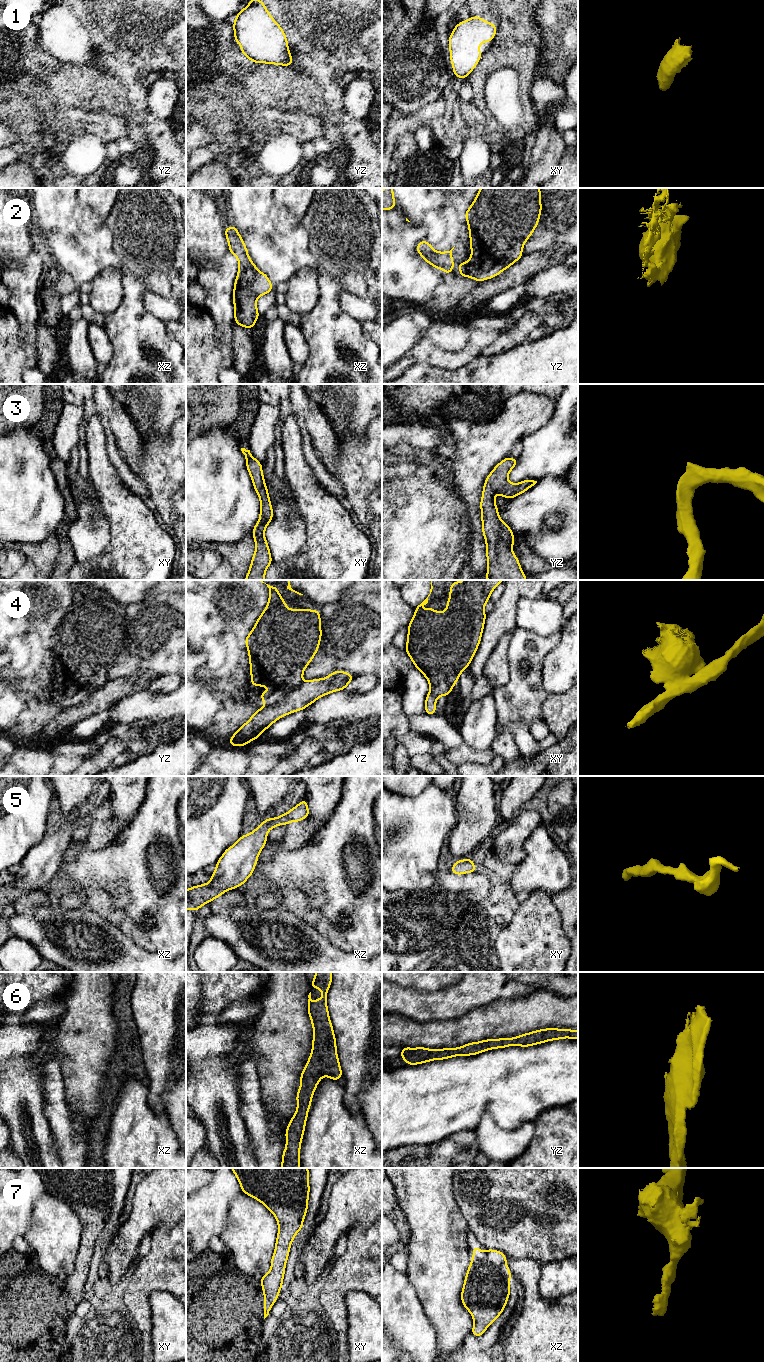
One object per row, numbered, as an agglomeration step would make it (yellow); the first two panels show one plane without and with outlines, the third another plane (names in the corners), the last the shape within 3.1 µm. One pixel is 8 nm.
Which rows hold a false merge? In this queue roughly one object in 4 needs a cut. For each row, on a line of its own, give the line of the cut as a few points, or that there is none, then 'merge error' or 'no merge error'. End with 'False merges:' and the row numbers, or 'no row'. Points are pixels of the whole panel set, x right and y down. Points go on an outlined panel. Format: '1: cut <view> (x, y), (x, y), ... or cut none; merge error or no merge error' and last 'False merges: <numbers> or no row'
1: cut none; no merge error
2: cut none; no merge error
3: cut none; no merge error
4: cut yz (302, 681), (271, 704); merge error
5: cut none; no merge error
6: cut none; no merge error
7: cut none; no merge error
False merges: 4

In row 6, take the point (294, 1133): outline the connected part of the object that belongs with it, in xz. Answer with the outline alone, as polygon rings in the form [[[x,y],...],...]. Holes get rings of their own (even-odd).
[[[316,972],[315,978],[311,981],[311,988],[318,988],[322,991],[322,997],[314,1002],[311,999],[311,992],[308,995],[308,1014],[313,1027],[313,1041],[312,1051],[309,1056],[308,1062],[305,1065],[300,1076],[300,1088],[296,1095],[297,1108],[295,1115],[289,1121],[285,1136],[286,1148],[283,1151],[281,1168],[300,1168],[300,1148],[301,1142],[305,1131],[308,1110],[311,1106],[311,1100],[318,1082],[324,1075],[328,1076],[334,1081],[338,1081],[342,1076],[341,1066],[337,1056],[336,1039],[333,1031],[332,1023],[329,1019],[329,1011],[327,1008],[327,993],[332,983],[331,972]]]

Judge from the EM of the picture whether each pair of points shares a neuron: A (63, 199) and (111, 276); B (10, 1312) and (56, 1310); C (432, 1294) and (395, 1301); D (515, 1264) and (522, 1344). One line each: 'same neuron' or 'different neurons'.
A: different neurons
B: same neuron
C: different neurons
D: same neuron

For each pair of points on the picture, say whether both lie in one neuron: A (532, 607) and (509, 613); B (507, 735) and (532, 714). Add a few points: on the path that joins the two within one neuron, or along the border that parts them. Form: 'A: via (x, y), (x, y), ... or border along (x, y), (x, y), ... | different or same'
A: border along (536, 597), (522, 597), (519, 600), (516, 627) | different
B: via (507, 726), (517, 714), (523, 714) | same

